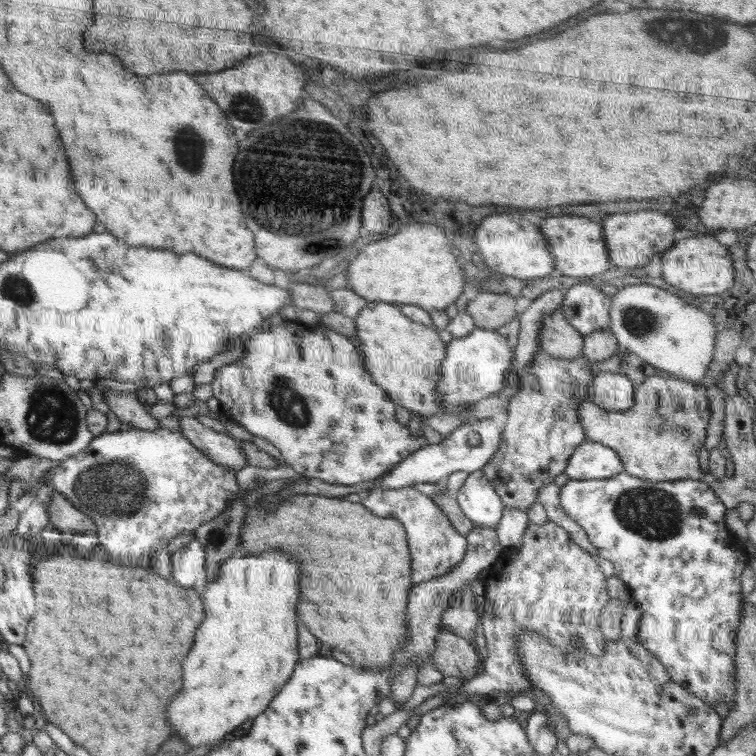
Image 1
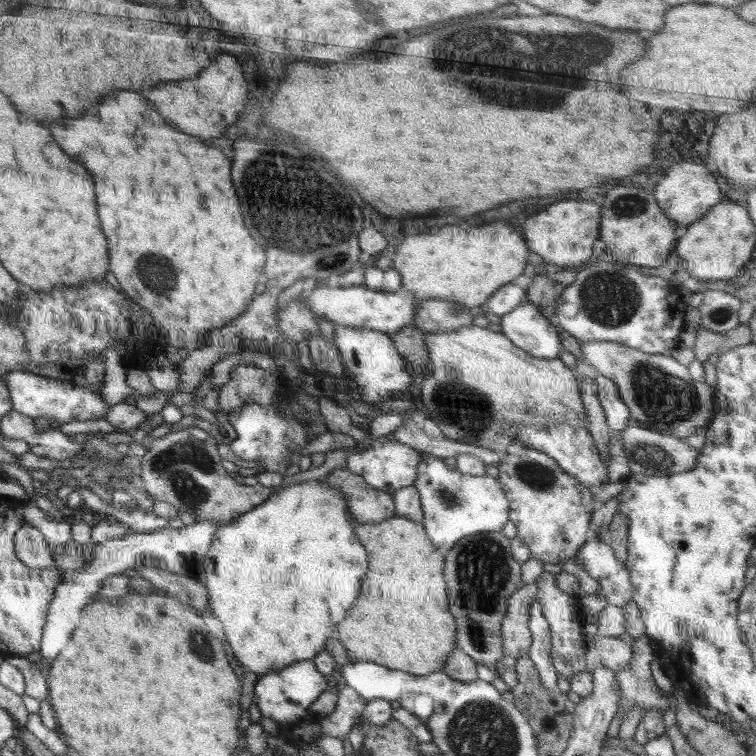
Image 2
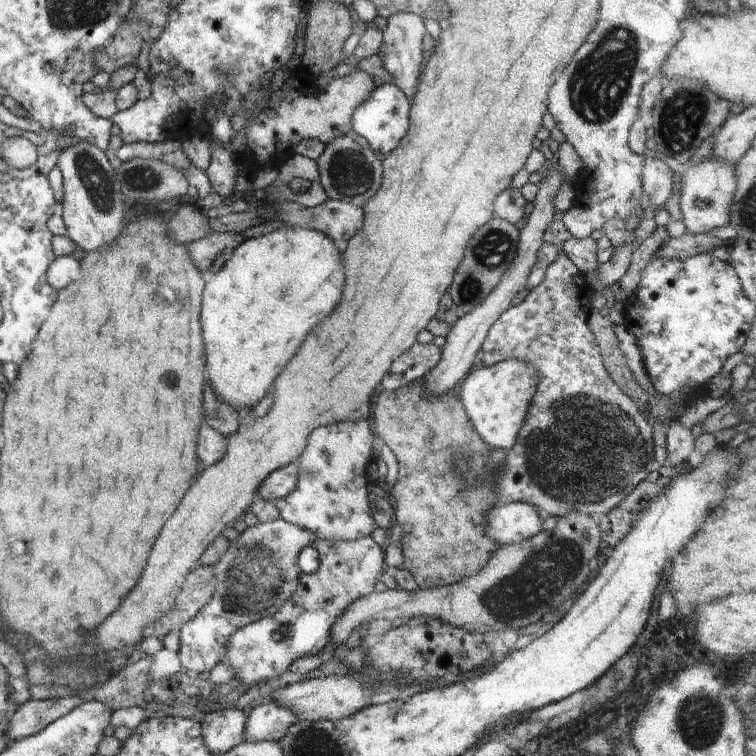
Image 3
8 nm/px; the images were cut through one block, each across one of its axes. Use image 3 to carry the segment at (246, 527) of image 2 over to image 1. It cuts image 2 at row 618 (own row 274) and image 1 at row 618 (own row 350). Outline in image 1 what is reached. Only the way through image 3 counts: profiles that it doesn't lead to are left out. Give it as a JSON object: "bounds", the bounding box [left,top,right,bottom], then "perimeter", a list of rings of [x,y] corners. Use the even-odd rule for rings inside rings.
{"bounds":[166,551,300,748],"perimeter":[[[270,551],[260,555],[246,555],[242,558],[231,557],[220,565],[220,577],[207,584],[200,594],[203,600],[205,619],[201,622],[200,628],[196,628],[196,642],[194,642],[192,650],[188,652],[188,656],[186,656],[186,660],[182,664],[184,666],[182,668],[182,672],[184,672],[184,688],[180,690],[180,694],[176,694],[176,698],[170,700],[170,704],[166,708],[168,722],[172,724],[174,734],[179,736],[191,748],[198,748],[198,746],[206,746],[207,744],[218,744],[221,740],[224,740],[226,734],[232,733],[235,728],[238,728],[248,718],[255,719],[265,708],[268,708],[268,704],[271,704],[272,699],[277,696],[280,689],[292,676],[295,666],[300,662],[297,649],[297,624],[299,620],[295,609],[298,606],[298,594],[300,594],[298,578],[300,578],[298,564],[288,554],[282,554],[280,551]]]}

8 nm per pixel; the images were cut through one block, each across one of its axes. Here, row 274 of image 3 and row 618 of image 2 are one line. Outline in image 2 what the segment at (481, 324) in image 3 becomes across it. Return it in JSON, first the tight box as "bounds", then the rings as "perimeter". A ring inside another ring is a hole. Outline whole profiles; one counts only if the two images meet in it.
{"bounds":[501,584,539,659],"perimeter":[[[522,584],[508,599],[507,615],[501,622],[503,650],[508,656],[518,659],[528,656],[532,646],[531,632],[528,627],[529,605],[536,597],[539,588],[534,584]]]}

